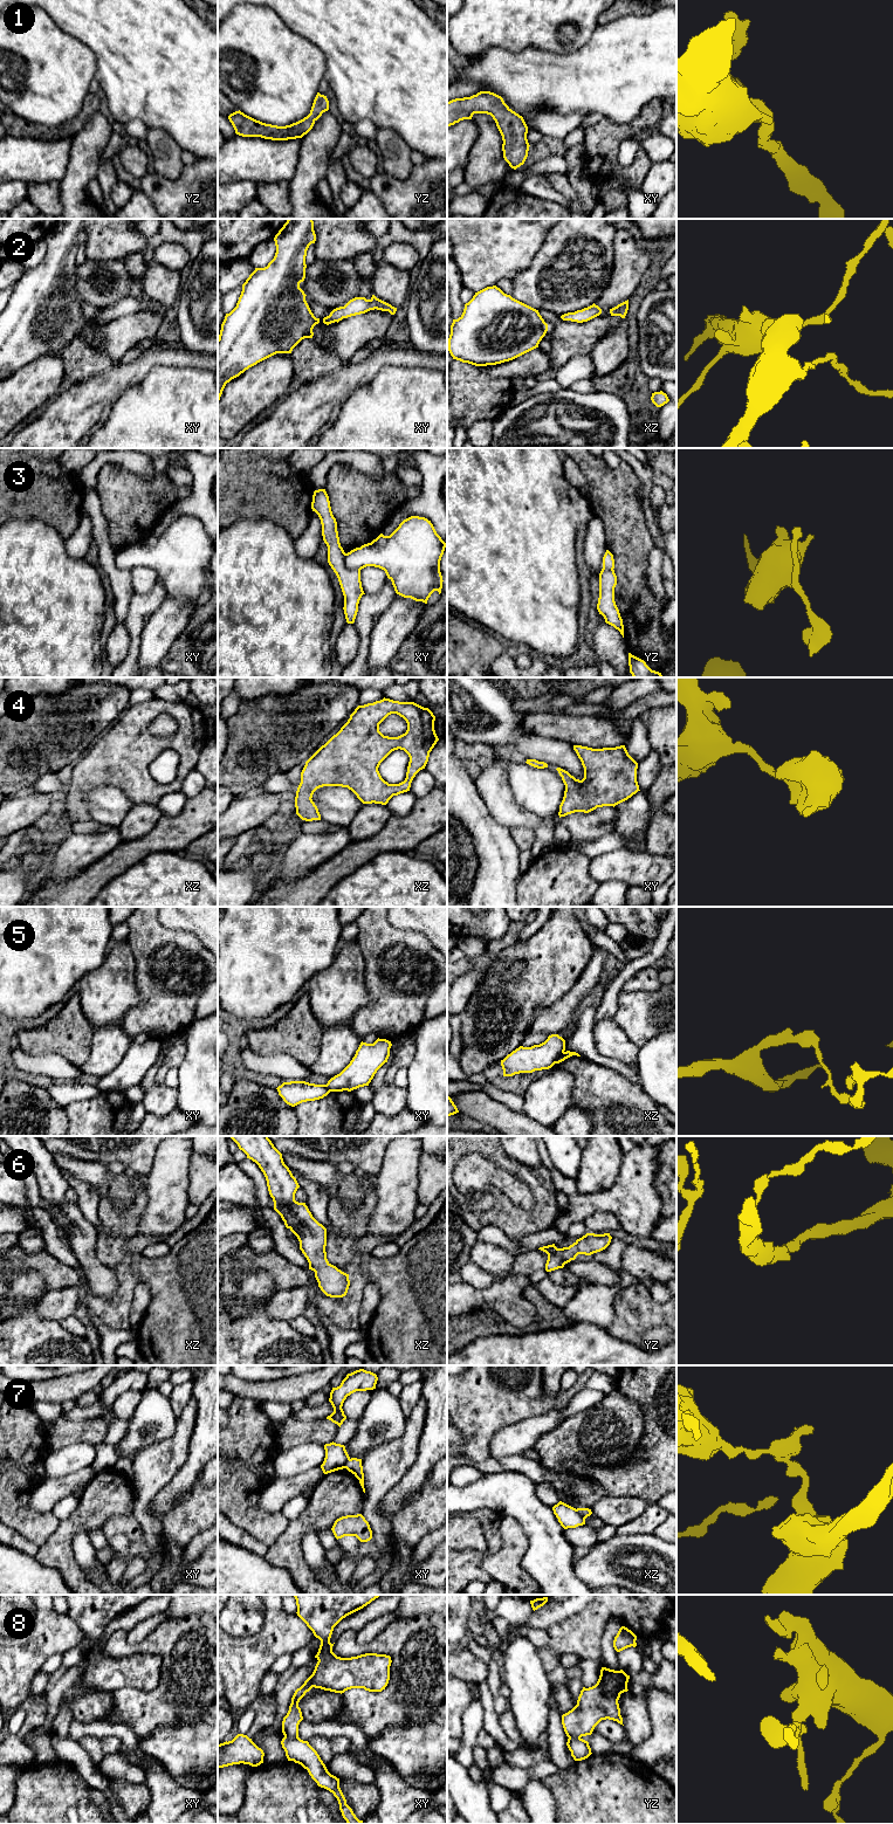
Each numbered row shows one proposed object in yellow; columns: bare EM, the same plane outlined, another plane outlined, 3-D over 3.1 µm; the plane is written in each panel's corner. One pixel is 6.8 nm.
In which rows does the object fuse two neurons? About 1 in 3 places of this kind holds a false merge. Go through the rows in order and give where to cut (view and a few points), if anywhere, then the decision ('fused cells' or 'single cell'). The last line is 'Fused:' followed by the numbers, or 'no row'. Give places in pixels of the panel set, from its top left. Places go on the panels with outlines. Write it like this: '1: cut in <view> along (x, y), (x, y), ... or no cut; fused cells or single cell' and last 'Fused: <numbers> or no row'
1: no cut; single cell
2: no cut; single cell
3: cut in xy along (344, 553), (344, 563), (349, 568), (359, 571); fused cells
4: no cut; single cell
5: cut in xz along (563, 1051), (555, 1062); fused cells
6: no cut; single cell
7: cut in xy along (350, 1459), (344, 1467); fused cells
8: cut in xy along (284, 1735), (297, 1736); fused cells
Fused: 3, 5, 7, 8

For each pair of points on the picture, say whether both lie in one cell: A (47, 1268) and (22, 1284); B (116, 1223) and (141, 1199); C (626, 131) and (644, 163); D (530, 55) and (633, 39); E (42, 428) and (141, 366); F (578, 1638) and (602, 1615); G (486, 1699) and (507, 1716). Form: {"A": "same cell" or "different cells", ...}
{"A": "different cells", "B": "same cell", "C": "same cell", "D": "same cell", "E": "same cell", "F": "same cell", "G": "different cells"}

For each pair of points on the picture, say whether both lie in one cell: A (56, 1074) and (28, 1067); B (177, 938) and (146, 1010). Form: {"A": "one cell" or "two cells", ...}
{"A": "one cell", "B": "one cell"}

